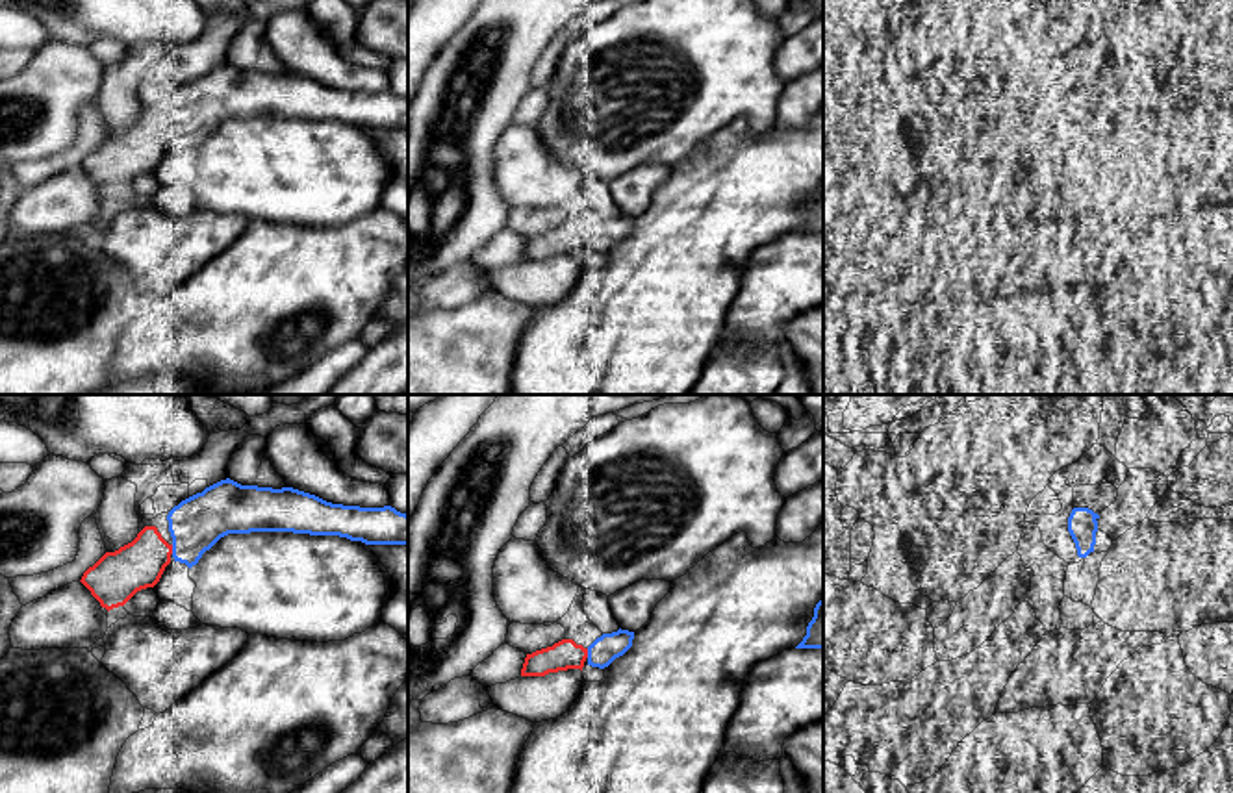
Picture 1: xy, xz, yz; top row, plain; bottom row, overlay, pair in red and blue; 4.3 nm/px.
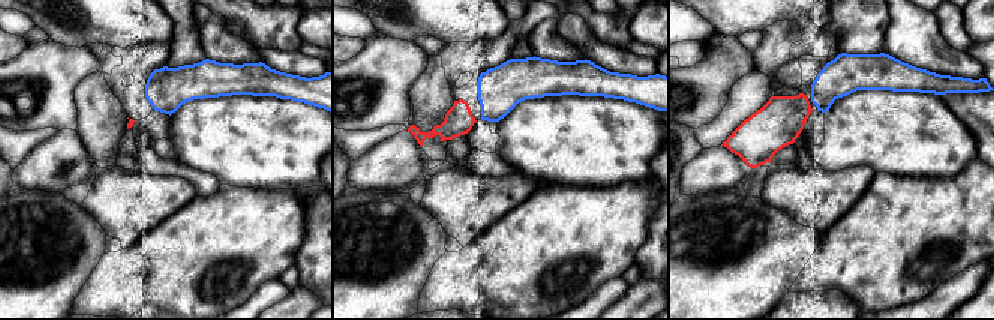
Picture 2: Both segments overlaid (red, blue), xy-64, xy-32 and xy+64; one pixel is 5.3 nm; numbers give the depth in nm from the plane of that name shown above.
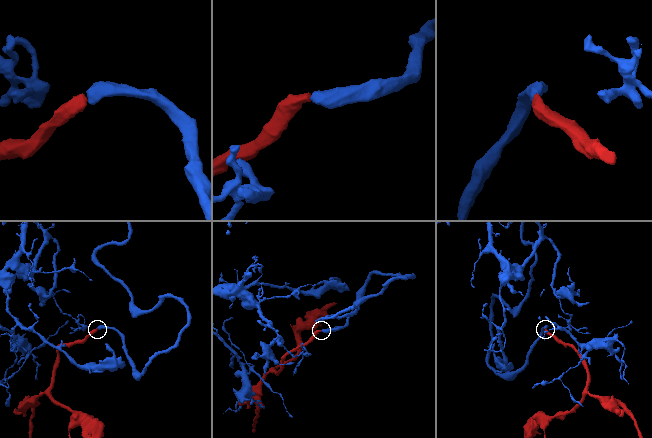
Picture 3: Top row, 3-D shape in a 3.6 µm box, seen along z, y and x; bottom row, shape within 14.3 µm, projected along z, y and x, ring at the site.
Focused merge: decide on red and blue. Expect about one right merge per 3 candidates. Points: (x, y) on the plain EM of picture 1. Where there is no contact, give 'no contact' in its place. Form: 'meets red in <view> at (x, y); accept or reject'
meets red in xy at (171, 134); accept

